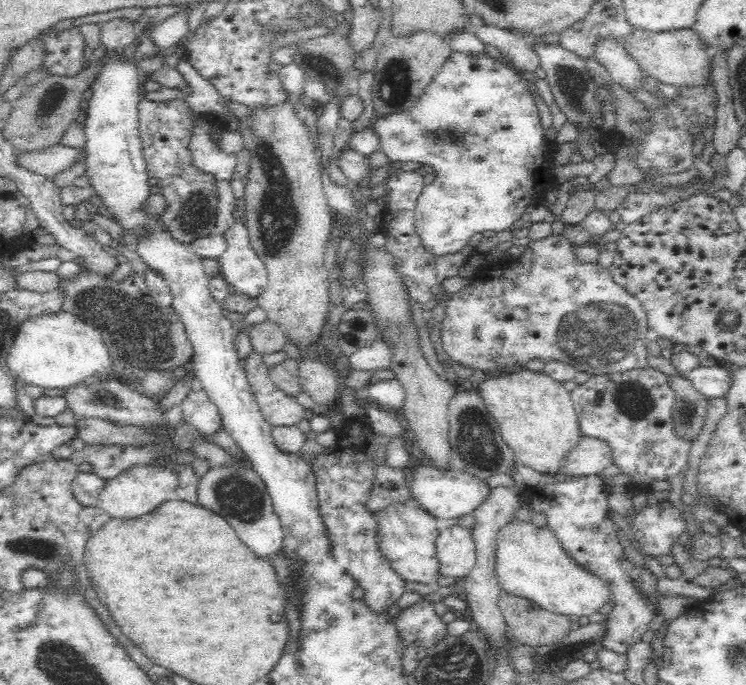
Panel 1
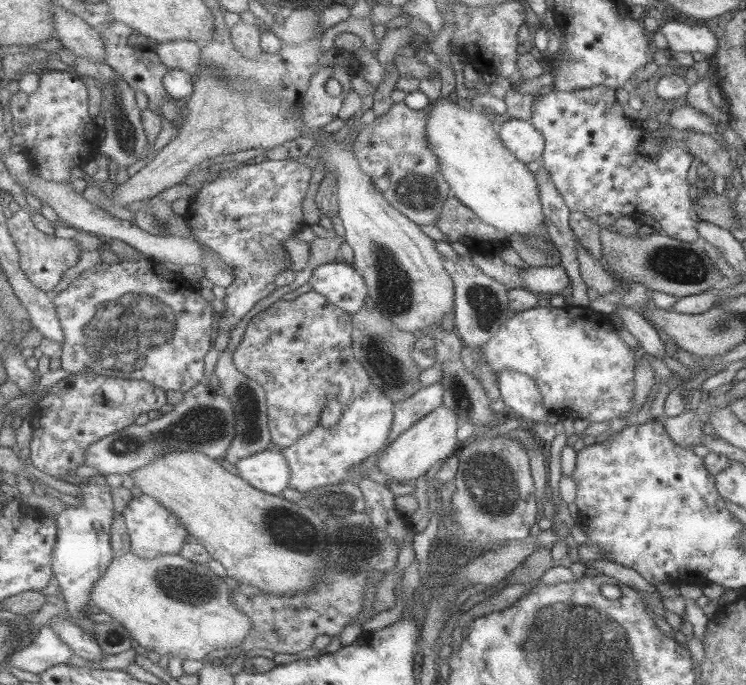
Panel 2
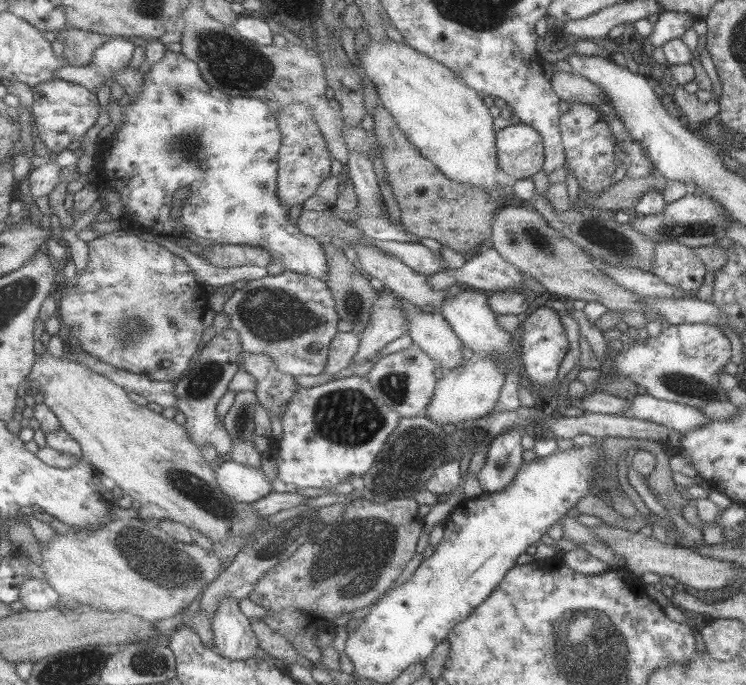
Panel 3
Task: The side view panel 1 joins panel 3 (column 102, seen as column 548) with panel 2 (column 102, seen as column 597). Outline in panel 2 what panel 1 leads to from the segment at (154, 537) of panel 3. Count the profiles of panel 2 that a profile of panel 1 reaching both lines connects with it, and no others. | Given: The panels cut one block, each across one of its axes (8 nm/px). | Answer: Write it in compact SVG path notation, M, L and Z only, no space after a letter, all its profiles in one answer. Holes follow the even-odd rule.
M129 551L121 557L114 557L109 570L105 573L105 576L97 581L97 586L93 587L92 598L93 605L102 609L102 613L107 613L112 618L119 620L119 622L123 623L130 630L134 639L137 641L137 644L143 646L143 648L149 650L149 652L153 650L151 656L154 658L165 656L166 654L170 656L171 654L171 656L179 657L183 660L202 662L209 652L217 650L217 648L223 648L228 652L229 649L239 646L239 643L243 643L245 637L249 635L249 631L253 630L253 620L251 620L251 618L249 618L249 616L247 616L239 606L237 606L237 602L235 601L235 598L233 598L233 589L227 585L227 582L223 580L223 577L217 576L217 574L215 574L206 563L193 562L192 560L181 556L181 553L161 555L153 559L145 559L135 555L133 551Z

